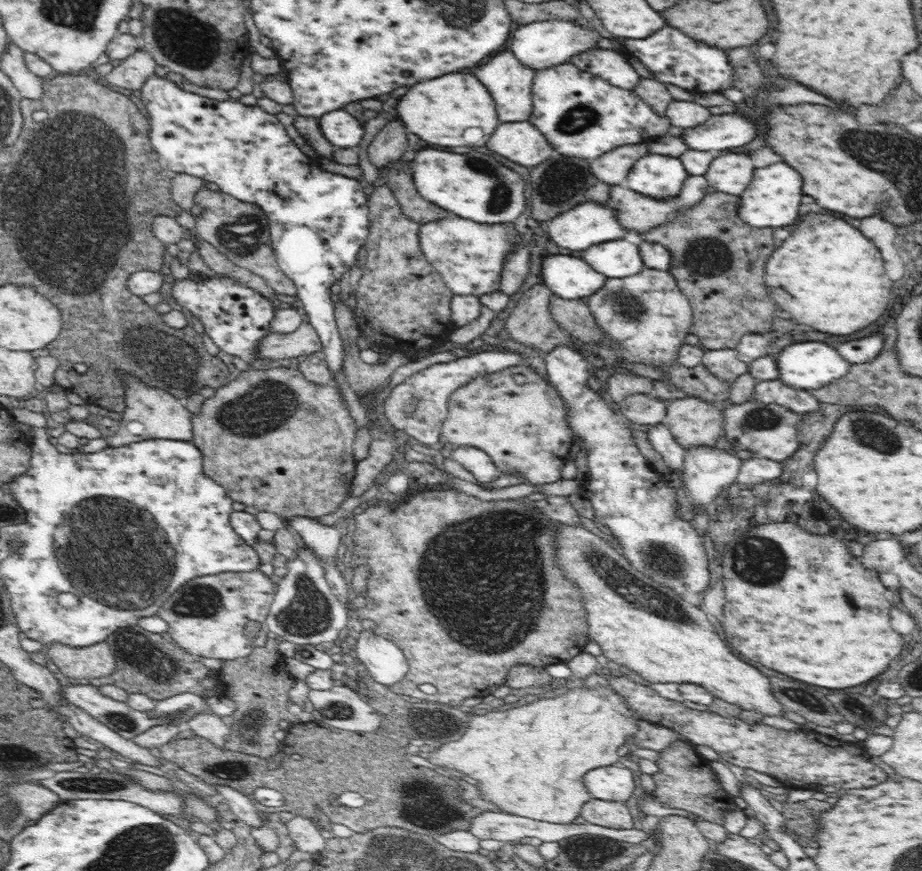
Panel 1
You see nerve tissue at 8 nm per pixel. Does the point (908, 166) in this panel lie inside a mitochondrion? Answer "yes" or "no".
yes

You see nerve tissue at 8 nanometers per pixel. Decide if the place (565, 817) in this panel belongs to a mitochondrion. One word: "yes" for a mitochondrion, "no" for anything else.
no

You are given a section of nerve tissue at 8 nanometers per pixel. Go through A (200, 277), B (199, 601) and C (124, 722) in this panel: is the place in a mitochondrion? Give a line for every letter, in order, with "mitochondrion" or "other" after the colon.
A: other
B: mitochondrion
C: mitochondrion

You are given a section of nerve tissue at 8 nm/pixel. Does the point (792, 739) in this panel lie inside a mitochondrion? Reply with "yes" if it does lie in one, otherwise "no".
no

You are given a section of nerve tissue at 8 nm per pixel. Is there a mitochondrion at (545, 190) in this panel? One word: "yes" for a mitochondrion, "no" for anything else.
yes

